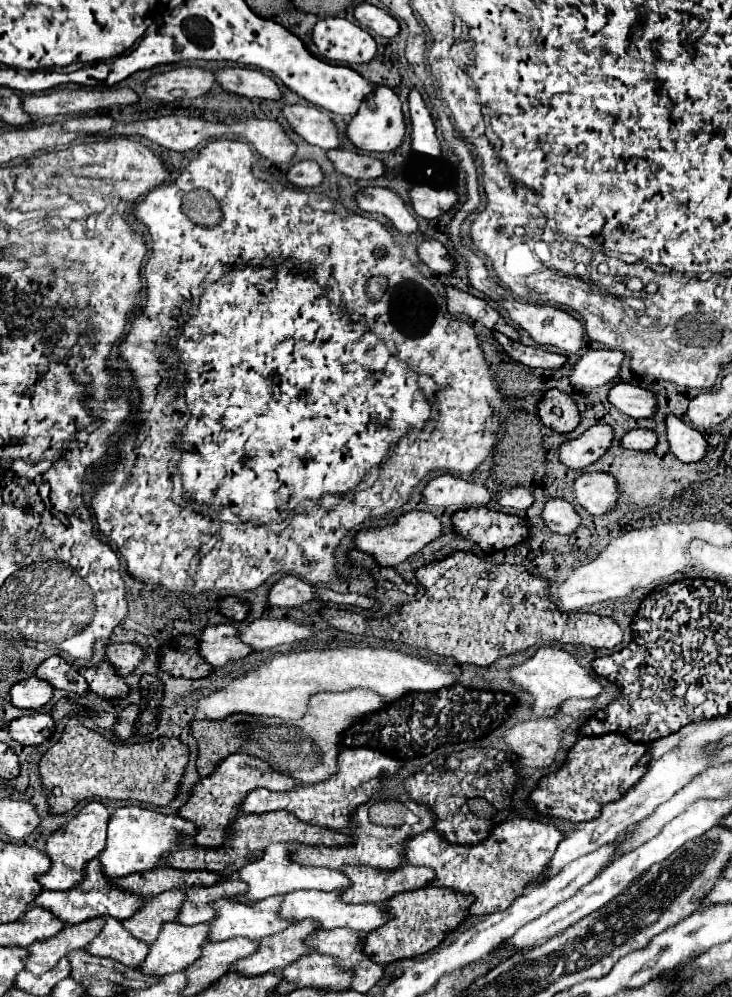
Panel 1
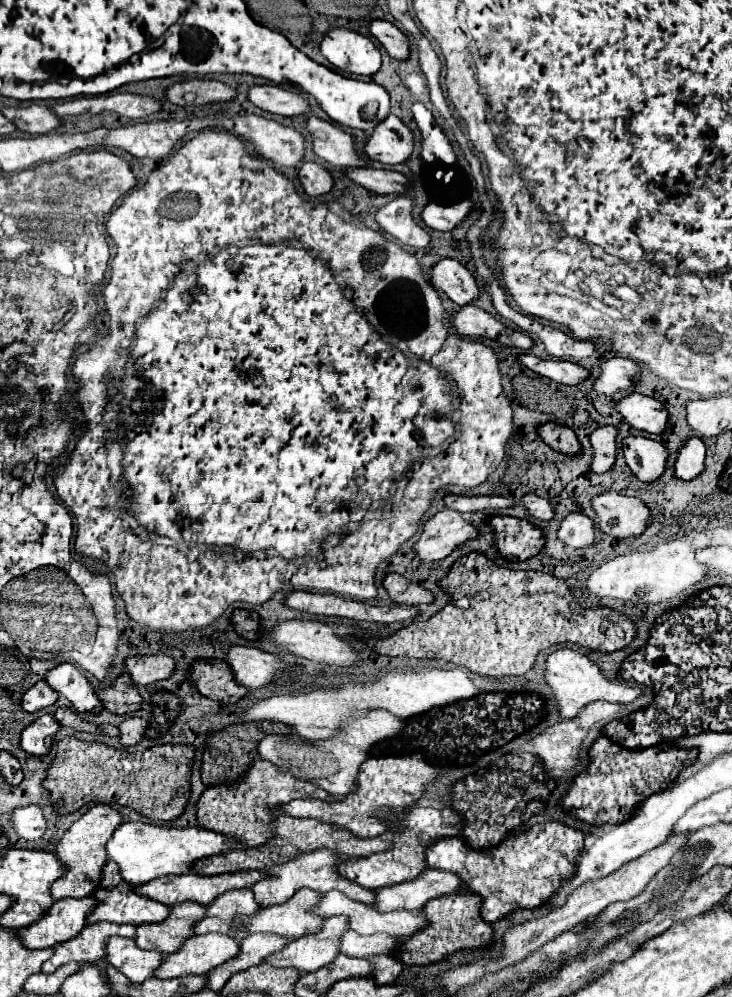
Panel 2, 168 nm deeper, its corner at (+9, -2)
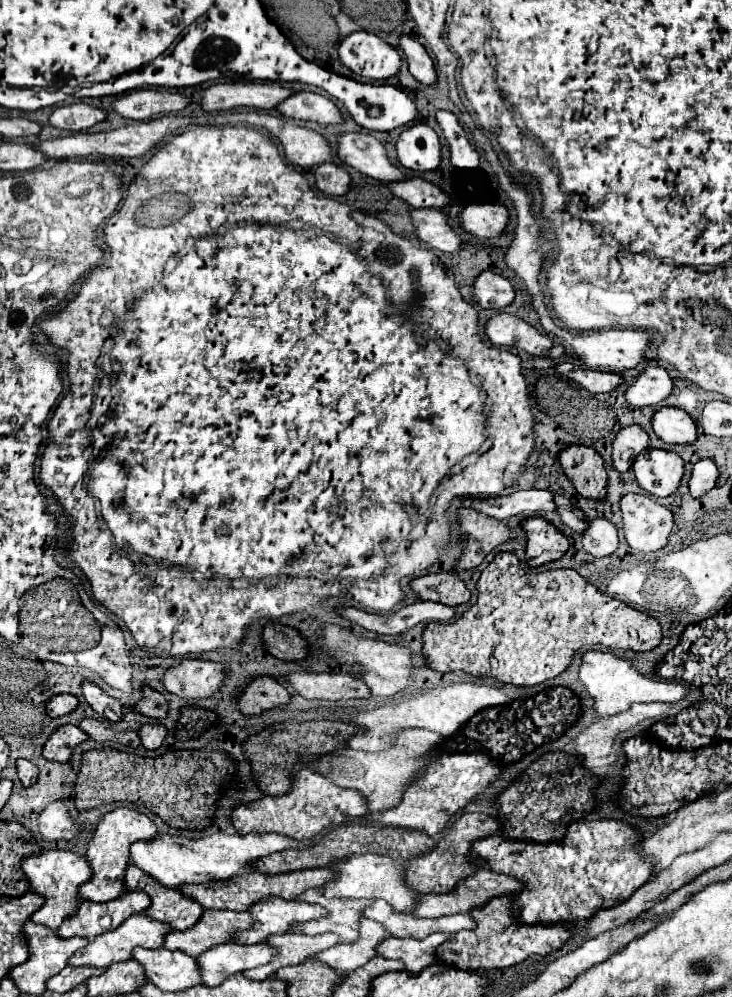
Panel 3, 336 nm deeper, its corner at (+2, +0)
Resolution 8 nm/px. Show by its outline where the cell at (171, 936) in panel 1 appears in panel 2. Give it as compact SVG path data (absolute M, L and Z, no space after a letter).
M206 933L188 937L182 947L168 953L154 971L158 979L172 979L182 975L206 975L216 965L236 957L238 941L222 933Z

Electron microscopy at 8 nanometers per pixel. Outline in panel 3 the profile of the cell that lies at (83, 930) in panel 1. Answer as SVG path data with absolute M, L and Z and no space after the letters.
M135 915L135 919L127 919L119 931L109 931L107 935L95 937L87 947L79 949L71 959L69 965L91 965L91 967L109 967L111 963L127 961L133 957L135 947L145 947L145 949L159 949L165 943L165 935L171 933L173 927L169 923L161 923L151 919L149 915Z

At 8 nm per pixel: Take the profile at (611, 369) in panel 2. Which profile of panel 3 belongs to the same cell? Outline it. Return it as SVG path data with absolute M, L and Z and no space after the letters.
M647 367L627 389L625 397L633 407L649 407L667 399L673 391L673 381L663 367Z

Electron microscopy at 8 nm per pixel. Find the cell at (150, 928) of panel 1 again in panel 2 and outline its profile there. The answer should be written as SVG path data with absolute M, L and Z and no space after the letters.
M184 901L170 905L170 913L160 923L140 923L136 925L136 945L140 949L154 949L160 953L172 953L180 947L184 937L190 937L192 921L204 917L204 905Z

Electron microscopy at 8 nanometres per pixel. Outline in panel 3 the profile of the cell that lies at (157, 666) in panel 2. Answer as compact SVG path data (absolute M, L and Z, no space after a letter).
M185 659L179 667L171 667L165 673L163 685L169 693L183 699L207 699L223 687L225 671L221 663Z

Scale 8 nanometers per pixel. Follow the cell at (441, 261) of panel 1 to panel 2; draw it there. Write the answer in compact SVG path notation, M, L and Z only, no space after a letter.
M440 259L428 271L436 289L444 291L454 303L468 305L478 297L478 287L470 271L456 259Z

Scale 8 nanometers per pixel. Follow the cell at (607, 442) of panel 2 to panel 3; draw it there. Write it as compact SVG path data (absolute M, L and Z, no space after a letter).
M631 425L631 427L621 429L613 443L613 467L619 473L625 473L633 465L635 457L649 447L651 447L649 435L645 433L643 427Z

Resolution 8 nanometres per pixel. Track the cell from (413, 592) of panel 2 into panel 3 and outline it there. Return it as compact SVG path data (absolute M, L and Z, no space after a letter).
M435 573L435 575L423 575L411 581L413 591L423 601L439 601L443 605L461 605L471 599L469 589L465 583L453 575L453 573Z

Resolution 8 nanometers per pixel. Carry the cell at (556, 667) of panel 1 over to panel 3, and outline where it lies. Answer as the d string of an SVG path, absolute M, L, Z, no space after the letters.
M587 651L583 655L583 663L579 669L579 679L587 687L589 695L595 699L597 713L601 717L617 715L627 711L633 703L653 703L653 701L665 701L665 703L677 703L679 699L687 697L687 689L681 683L673 683L667 679L651 679L641 675L629 661L603 651Z

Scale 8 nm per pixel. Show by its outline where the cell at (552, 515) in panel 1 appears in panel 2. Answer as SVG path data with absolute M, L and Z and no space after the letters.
M568 513L558 527L558 539L574 549L592 545L594 543L592 519L580 513Z

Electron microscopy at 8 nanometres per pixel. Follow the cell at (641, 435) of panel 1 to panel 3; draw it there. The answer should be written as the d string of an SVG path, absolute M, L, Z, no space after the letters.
M647 449L633 463L637 483L655 497L669 497L677 491L685 467L677 453L663 449Z

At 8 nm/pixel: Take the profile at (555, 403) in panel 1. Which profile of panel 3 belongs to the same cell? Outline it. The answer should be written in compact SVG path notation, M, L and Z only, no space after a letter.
M567 447L559 455L565 475L575 485L577 493L585 499L605 499L607 497L607 471L603 467L601 455L593 447Z

